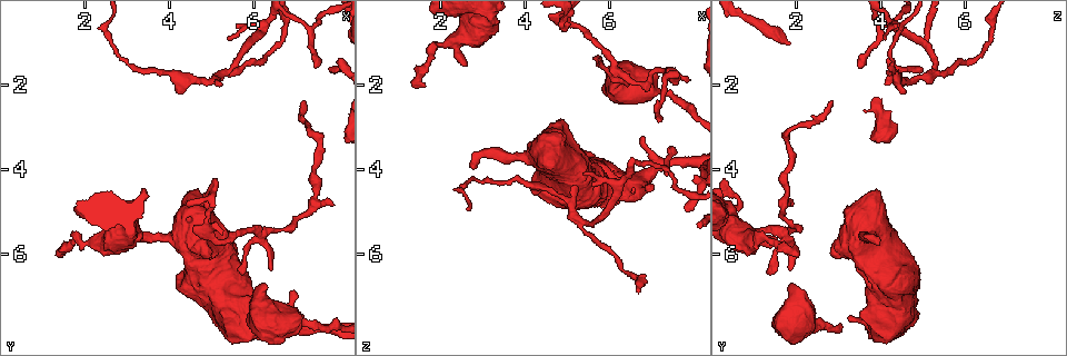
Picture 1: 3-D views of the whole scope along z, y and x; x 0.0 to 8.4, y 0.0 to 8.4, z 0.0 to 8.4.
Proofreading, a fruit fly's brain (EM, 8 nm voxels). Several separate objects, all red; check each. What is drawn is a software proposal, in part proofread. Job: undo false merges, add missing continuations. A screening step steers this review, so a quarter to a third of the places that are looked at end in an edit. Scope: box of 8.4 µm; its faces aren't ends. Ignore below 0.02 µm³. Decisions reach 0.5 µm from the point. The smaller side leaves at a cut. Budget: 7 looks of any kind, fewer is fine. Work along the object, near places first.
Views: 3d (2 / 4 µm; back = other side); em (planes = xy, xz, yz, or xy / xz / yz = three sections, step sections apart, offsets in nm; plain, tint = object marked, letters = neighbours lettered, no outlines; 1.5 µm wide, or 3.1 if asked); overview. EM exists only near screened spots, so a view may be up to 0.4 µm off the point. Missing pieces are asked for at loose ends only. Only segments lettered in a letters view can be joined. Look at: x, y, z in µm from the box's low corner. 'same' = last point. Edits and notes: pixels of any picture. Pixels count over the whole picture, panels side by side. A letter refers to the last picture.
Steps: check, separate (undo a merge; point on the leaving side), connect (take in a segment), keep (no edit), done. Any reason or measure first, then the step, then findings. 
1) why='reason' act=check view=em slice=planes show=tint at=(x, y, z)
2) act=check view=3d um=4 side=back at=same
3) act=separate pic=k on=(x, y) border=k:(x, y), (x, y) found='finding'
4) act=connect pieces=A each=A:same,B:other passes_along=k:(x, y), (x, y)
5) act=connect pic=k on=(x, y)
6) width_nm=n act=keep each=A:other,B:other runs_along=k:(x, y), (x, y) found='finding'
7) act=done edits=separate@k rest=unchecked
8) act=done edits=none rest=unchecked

act=check view=3d um=2 at=(7.45, 0.60, 4.10)

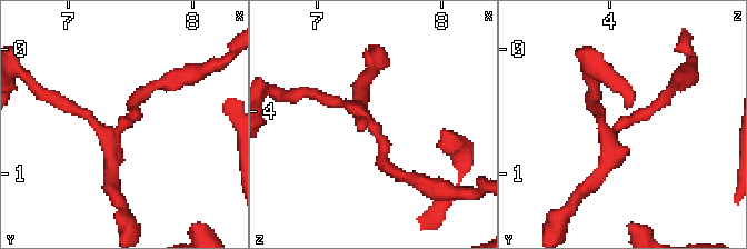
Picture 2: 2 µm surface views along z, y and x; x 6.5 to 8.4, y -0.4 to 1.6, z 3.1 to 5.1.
act=check view=em slice=planes show=letters at=(7.44, 0.64, 4.04)

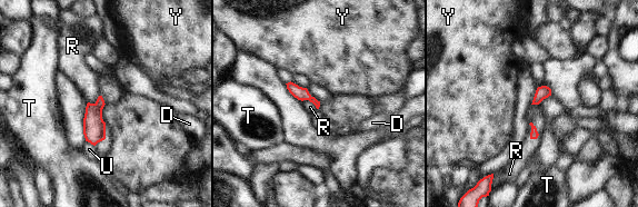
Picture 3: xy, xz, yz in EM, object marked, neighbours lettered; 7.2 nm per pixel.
width_nm=90 act=keep each=D:other,R:other,T:other,U:other,Y:other found='one neuron here'

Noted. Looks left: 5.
why='sharp bend' act=check view=em slice=planes show=letters at=(4.90, 4.60, 0.60)

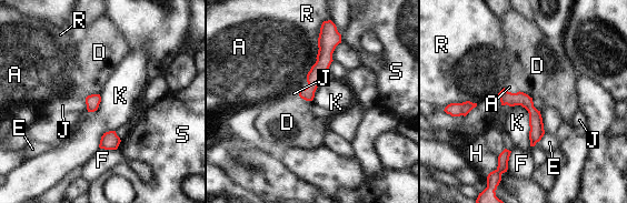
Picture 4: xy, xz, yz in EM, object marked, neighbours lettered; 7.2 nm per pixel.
longest_contact=R:340nm act=keep each=A:other,D:other,E:other,F:other,H:other,J:other,K:other,R:other,S:other border=4:(515, 104), (528, 113), (533, 146) found='continuous, no second neuron'

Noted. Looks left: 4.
act=check view=em slice=xy step=8 show=letters at=(7.40, 7.70, 2.25)

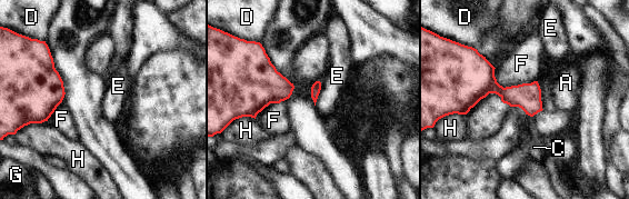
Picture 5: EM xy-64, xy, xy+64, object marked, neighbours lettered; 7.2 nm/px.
act=check view=em slice=planes show=letters at=same

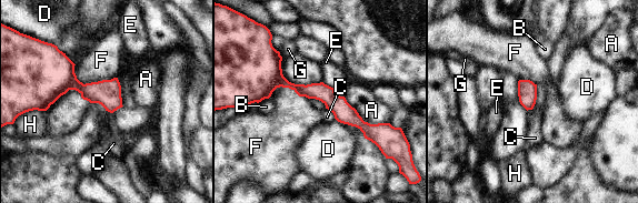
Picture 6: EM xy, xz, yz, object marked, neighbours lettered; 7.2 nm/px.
act=keep each=A:other,B:other,C:other,D:other,E:other,F:other,G:other,H:other border=6:(73, 66), (83, 83), (116, 77) found='one neuron here'

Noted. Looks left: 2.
act=done edits=none rest=unchecked

